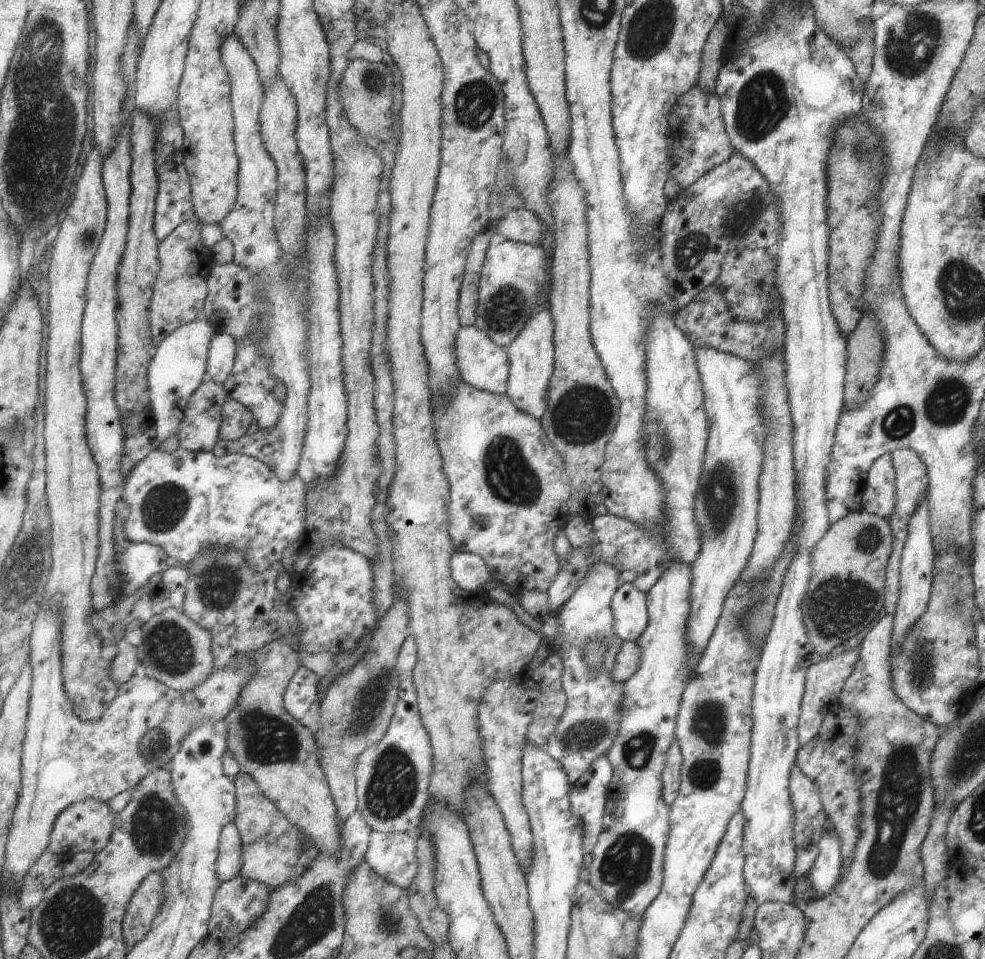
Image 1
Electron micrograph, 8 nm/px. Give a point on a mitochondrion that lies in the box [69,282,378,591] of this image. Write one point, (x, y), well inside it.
(166, 505)

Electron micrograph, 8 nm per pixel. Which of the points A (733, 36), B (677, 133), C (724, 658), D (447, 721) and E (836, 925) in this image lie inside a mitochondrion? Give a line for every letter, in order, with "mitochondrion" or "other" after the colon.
A: other
B: other
C: other
D: other
E: other

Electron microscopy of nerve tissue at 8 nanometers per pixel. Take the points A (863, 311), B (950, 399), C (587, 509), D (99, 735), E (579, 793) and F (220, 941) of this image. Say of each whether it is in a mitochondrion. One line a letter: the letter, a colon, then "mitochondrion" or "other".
A: other
B: mitochondrion
C: other
D: other
E: other
F: other

